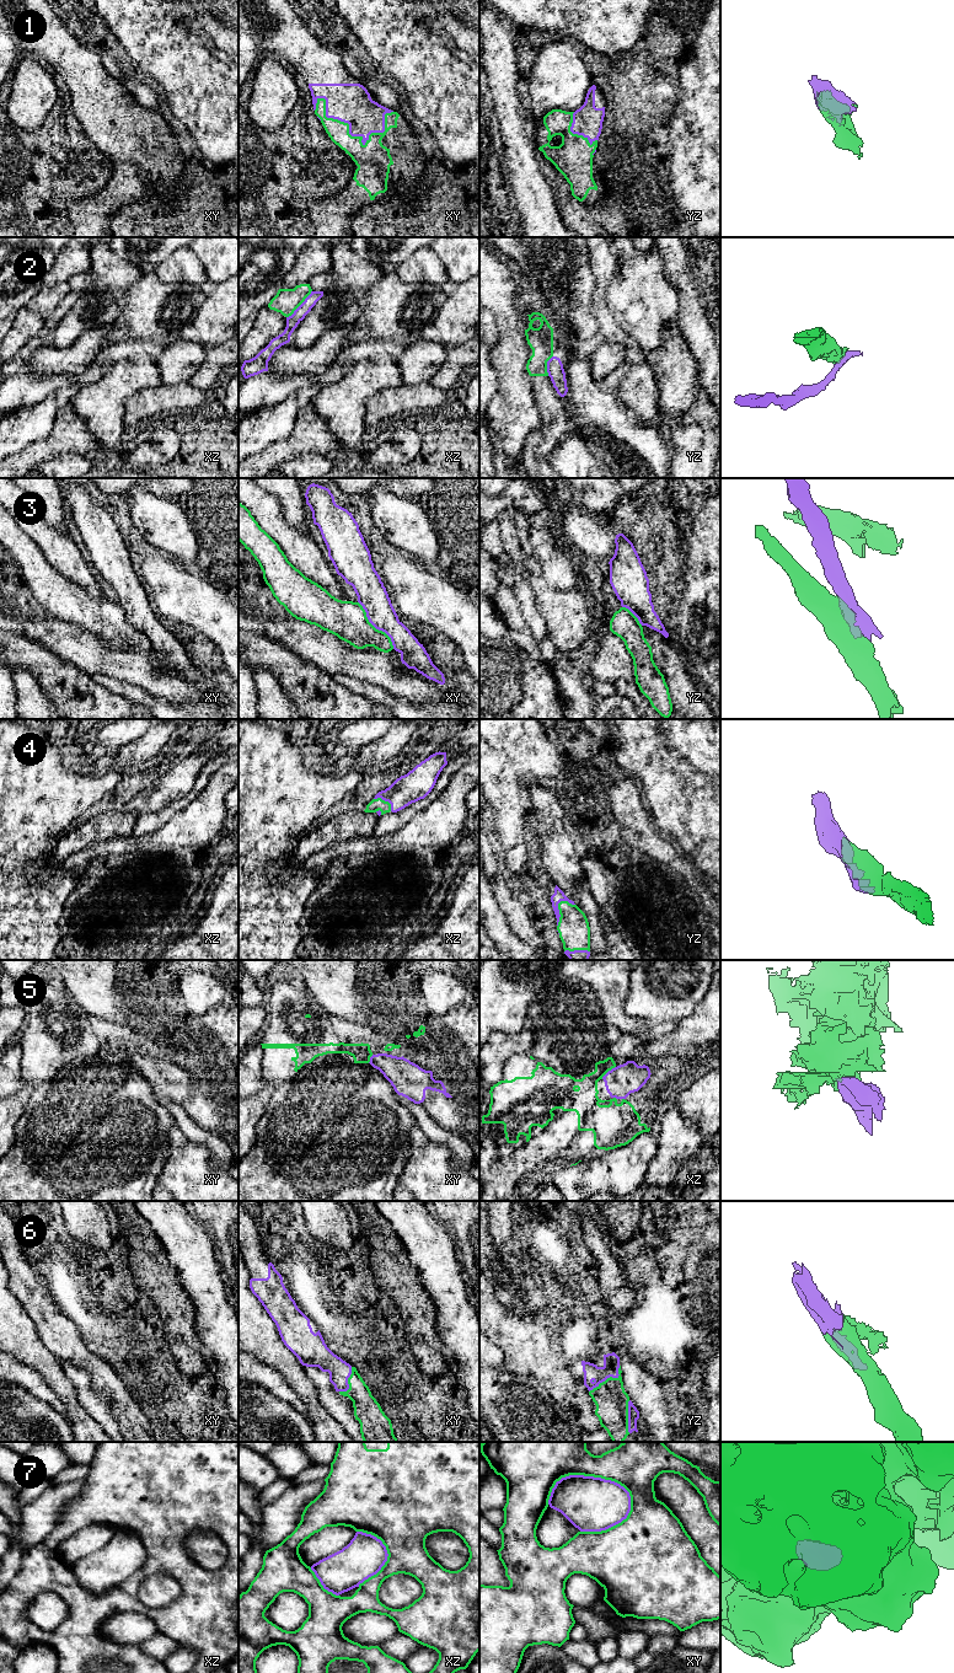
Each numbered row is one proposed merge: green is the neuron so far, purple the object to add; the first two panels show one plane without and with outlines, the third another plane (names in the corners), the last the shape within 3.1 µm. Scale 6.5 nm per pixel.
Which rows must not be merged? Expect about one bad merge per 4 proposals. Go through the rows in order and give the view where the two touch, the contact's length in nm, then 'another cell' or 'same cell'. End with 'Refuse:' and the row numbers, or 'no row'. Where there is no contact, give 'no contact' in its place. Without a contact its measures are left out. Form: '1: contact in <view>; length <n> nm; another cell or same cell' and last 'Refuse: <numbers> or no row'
1: contact in xy; length 500 nm; same cell
2: contact in xz; length 240 nm; another cell
3: contact in xy; length 400 nm; another cell
4: contact in yz; length 190 nm; same cell
5: contact in xz; length 130 nm; another cell
6: contact in yz; length 260 nm; same cell
7: contact in xy; length 550 nm; another cell
Refuse: 2, 3, 5, 7

